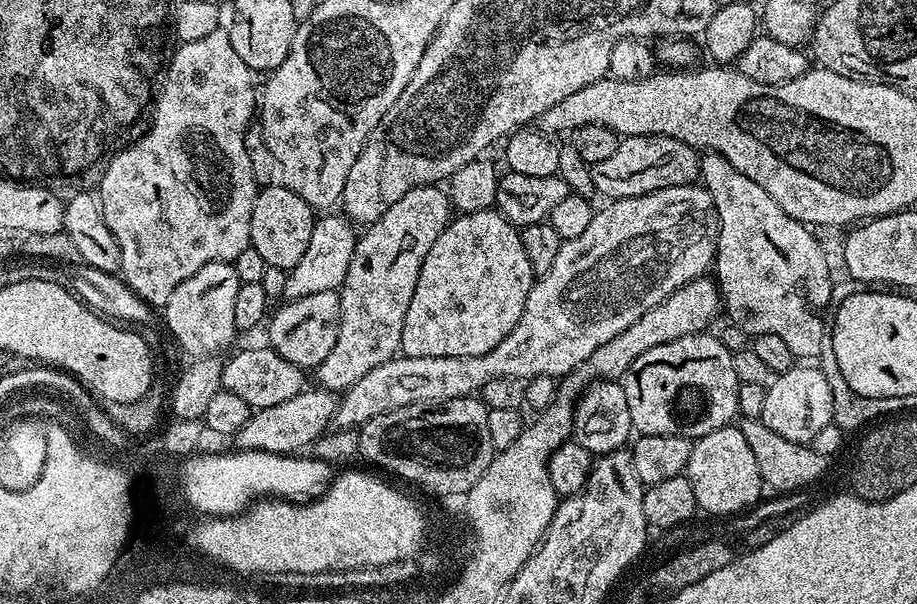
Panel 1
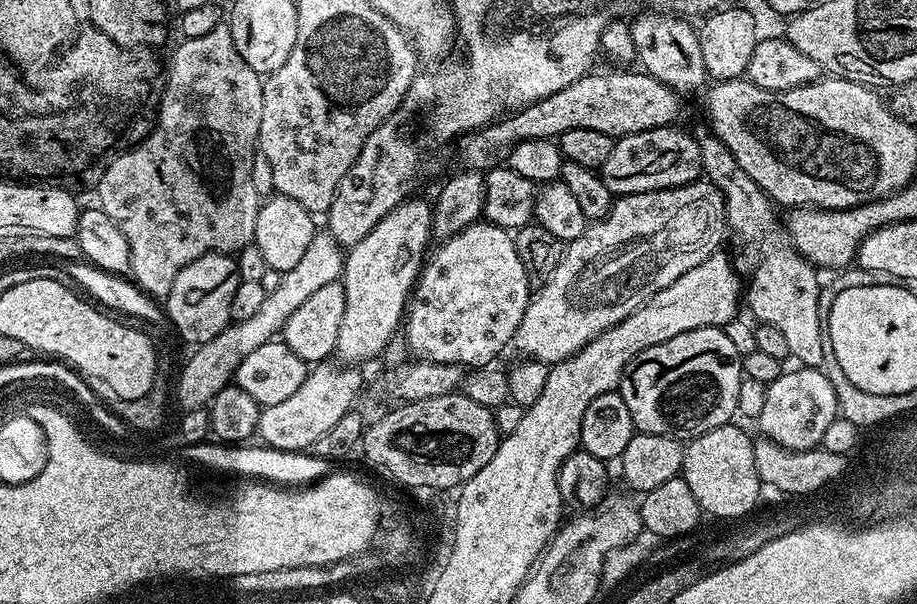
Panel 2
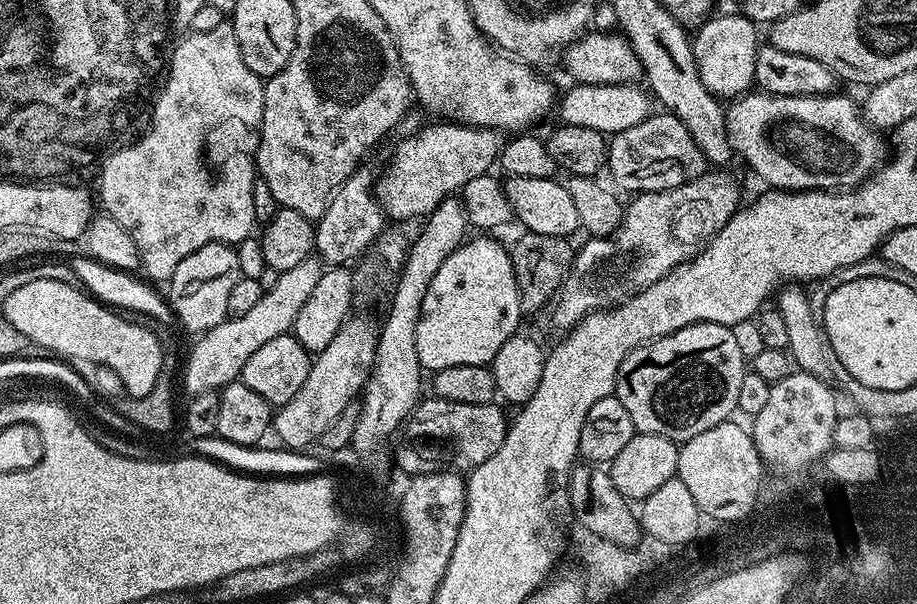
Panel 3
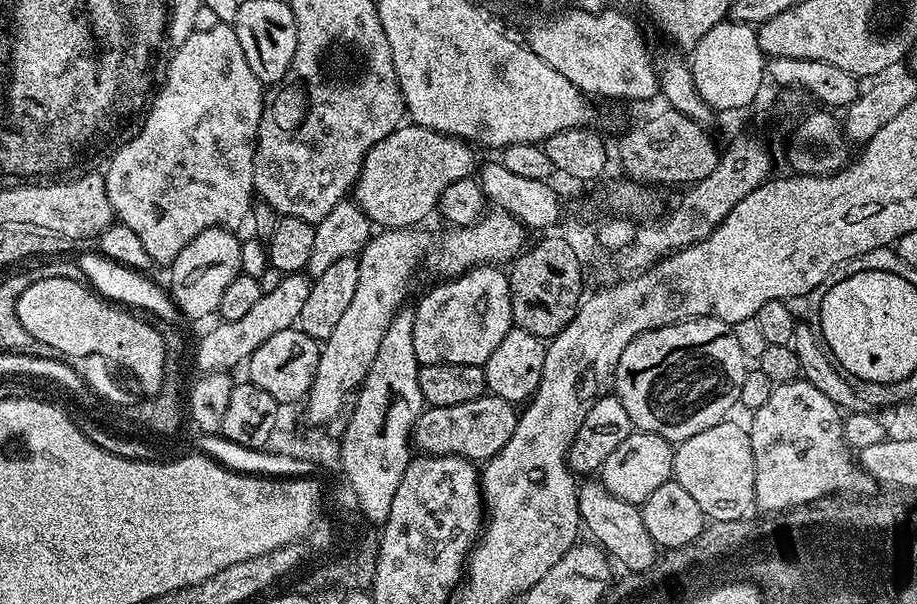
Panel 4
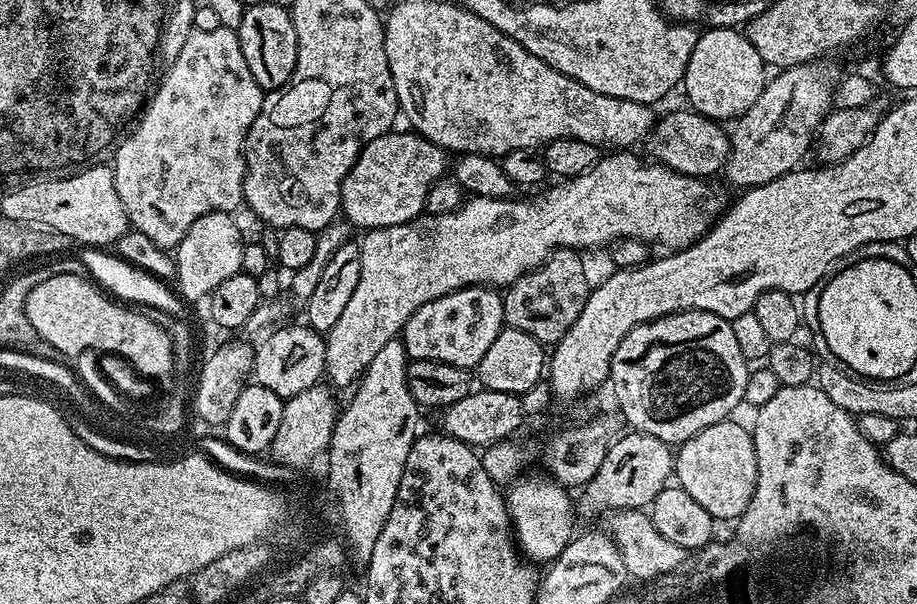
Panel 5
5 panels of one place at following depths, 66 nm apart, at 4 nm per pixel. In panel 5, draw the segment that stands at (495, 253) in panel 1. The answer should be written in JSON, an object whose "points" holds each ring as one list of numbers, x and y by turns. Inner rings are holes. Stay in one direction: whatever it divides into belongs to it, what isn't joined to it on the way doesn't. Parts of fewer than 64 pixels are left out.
{"points":[[487,286,463,288,426,302,406,322,402,339,409,361,446,362,472,370,482,362,494,338,505,328,504,298,497,289]]}

